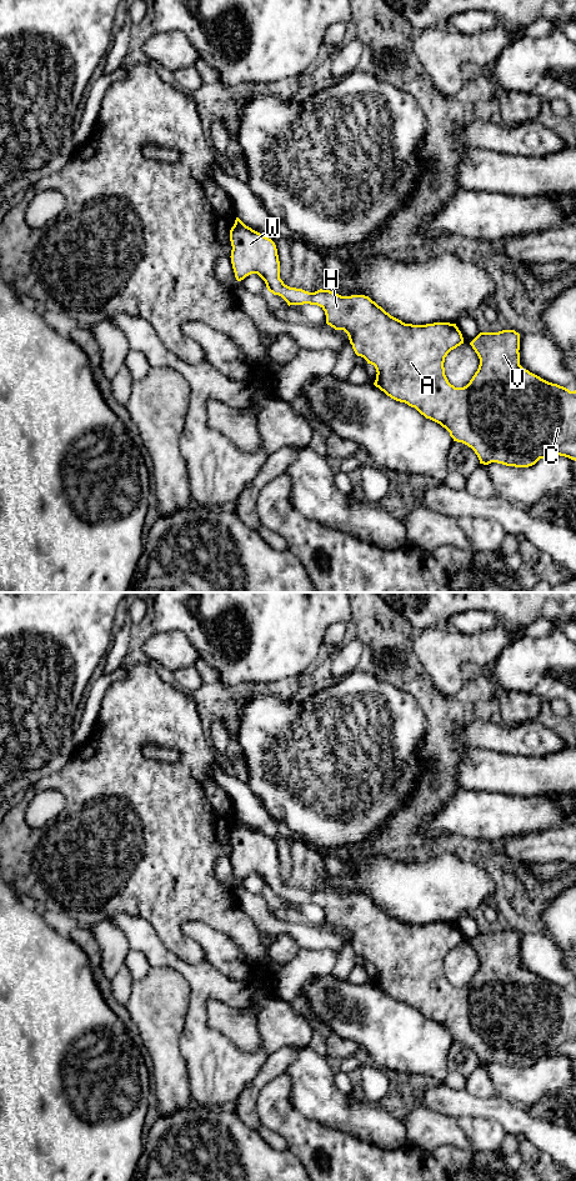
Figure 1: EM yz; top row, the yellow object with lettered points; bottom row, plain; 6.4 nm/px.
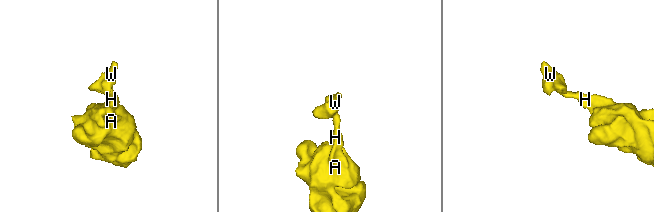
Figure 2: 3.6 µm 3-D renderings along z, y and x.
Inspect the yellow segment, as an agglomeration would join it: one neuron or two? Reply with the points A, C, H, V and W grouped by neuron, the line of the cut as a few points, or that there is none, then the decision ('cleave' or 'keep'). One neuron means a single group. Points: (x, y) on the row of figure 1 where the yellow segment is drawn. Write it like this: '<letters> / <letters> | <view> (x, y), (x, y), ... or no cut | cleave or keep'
A C H V W | no cut | keep

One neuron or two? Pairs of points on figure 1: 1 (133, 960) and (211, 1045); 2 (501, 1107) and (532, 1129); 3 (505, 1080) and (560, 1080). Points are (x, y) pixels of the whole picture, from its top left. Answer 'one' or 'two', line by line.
1: two
2: one
3: one

